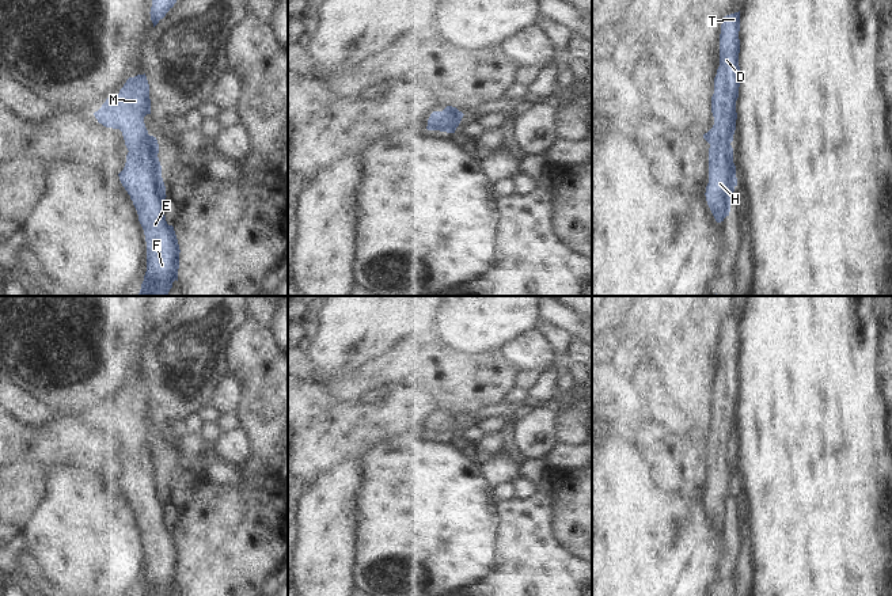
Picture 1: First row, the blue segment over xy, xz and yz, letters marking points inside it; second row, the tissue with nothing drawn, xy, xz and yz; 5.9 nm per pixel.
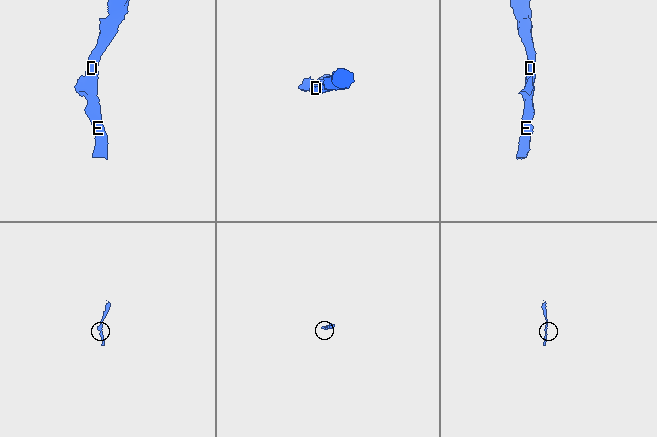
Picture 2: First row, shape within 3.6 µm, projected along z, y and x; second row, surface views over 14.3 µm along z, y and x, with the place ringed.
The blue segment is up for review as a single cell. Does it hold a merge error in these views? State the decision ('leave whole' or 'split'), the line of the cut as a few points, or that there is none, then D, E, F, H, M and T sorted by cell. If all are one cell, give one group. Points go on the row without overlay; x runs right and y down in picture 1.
leave whole | no cut | D E F H M T

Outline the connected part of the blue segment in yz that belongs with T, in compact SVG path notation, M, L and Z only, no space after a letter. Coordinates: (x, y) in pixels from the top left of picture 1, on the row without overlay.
M740 315L722 323L720 338L720 371L714 381L711 401L713 432L703 439L709 452L709 487L706 505L717 527L730 516L730 504L737 490L733 467L733 439L736 434L736 405L740 391Z

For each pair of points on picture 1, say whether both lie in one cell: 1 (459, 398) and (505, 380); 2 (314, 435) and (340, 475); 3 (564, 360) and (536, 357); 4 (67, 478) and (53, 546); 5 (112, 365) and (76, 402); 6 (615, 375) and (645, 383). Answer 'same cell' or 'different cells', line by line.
1: same cell
2: different cells
3: different cells
4: same cell
5: same cell
6: same cell

